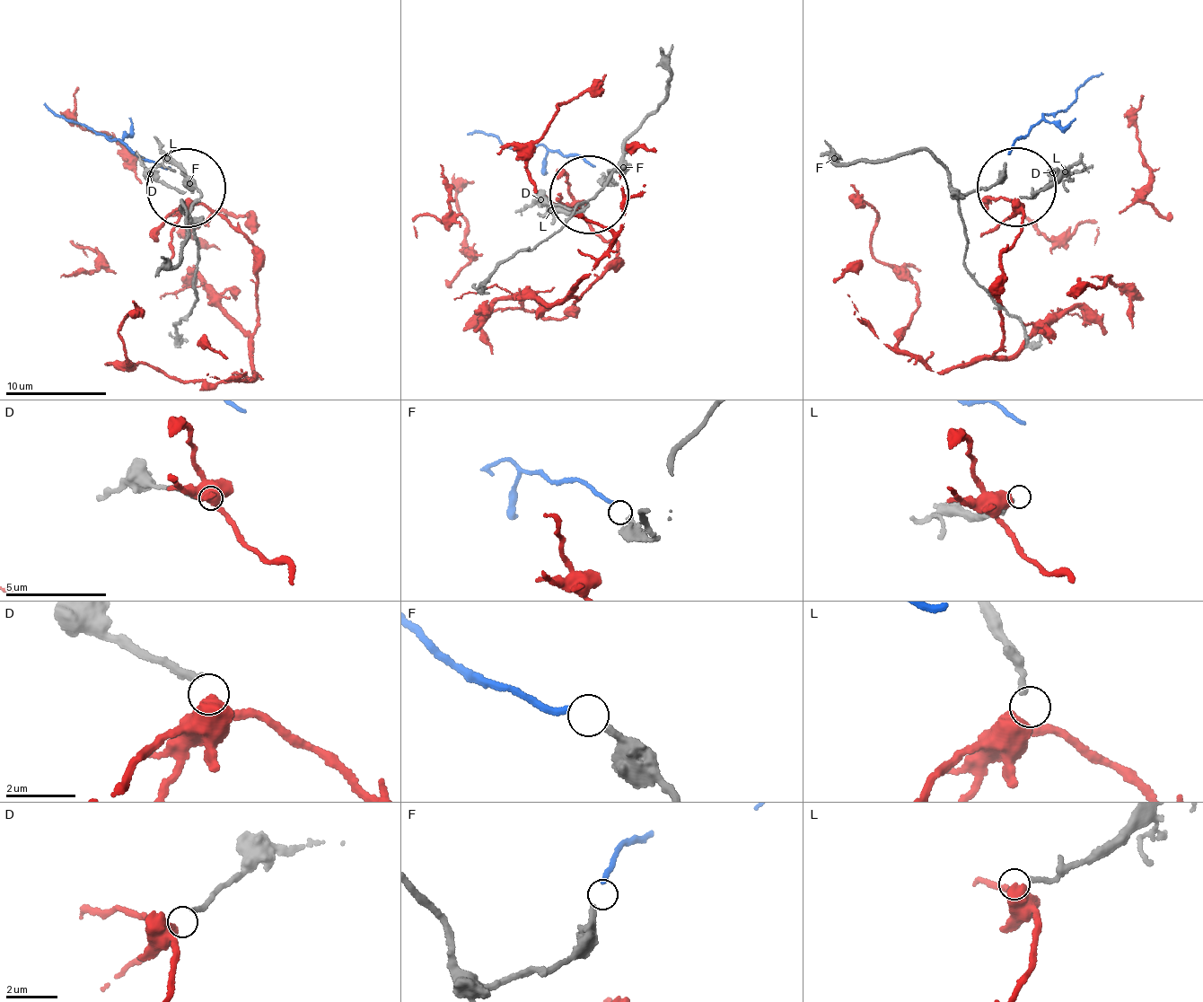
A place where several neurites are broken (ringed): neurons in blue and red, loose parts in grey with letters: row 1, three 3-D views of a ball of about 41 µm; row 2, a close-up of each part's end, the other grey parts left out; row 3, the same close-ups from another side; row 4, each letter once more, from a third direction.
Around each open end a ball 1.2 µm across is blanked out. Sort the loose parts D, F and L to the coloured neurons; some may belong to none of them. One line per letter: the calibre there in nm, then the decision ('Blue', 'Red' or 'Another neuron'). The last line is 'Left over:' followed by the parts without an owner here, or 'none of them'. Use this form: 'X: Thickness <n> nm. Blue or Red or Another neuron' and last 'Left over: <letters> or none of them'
D: Thickness 190 nm. Red
F: Thickness 280 nm. Blue
L: Thickness 190 nm. Another neuron
Left over: L

